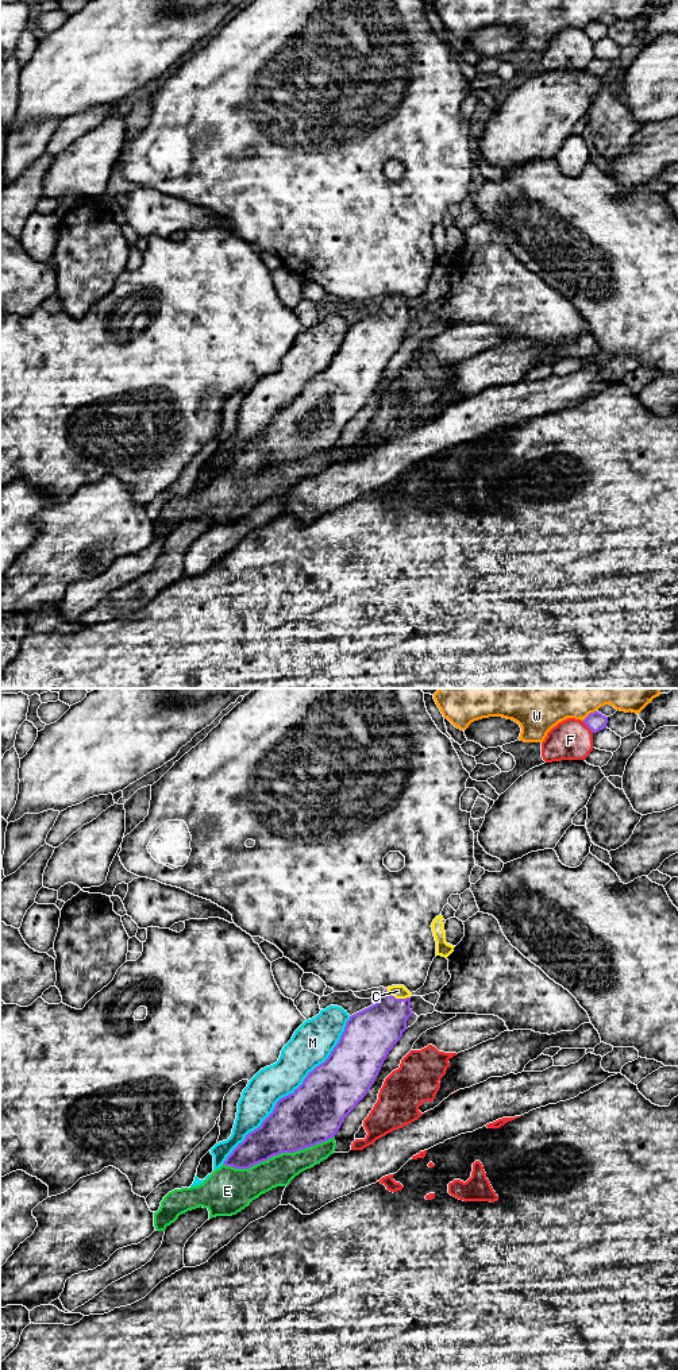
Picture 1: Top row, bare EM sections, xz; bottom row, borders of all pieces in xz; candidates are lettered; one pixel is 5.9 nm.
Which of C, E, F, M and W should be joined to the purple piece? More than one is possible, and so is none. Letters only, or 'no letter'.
C

